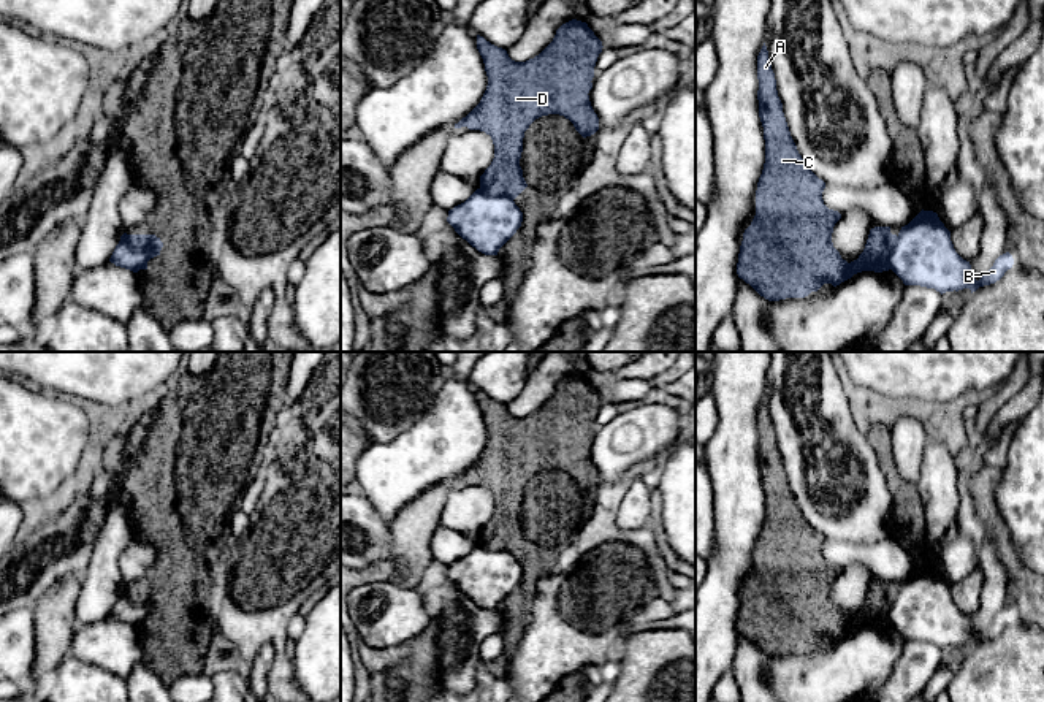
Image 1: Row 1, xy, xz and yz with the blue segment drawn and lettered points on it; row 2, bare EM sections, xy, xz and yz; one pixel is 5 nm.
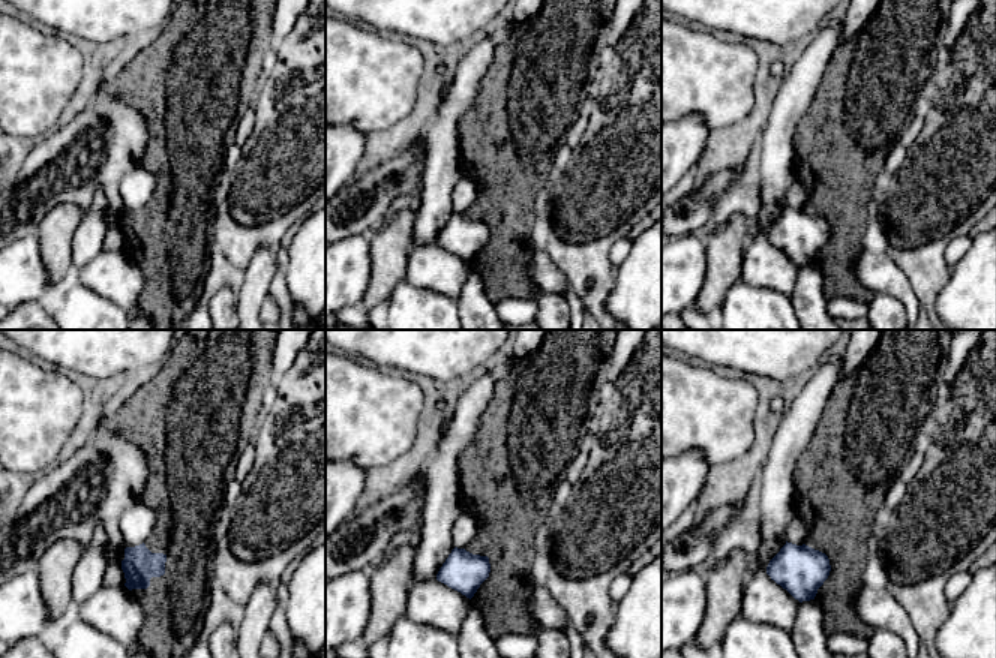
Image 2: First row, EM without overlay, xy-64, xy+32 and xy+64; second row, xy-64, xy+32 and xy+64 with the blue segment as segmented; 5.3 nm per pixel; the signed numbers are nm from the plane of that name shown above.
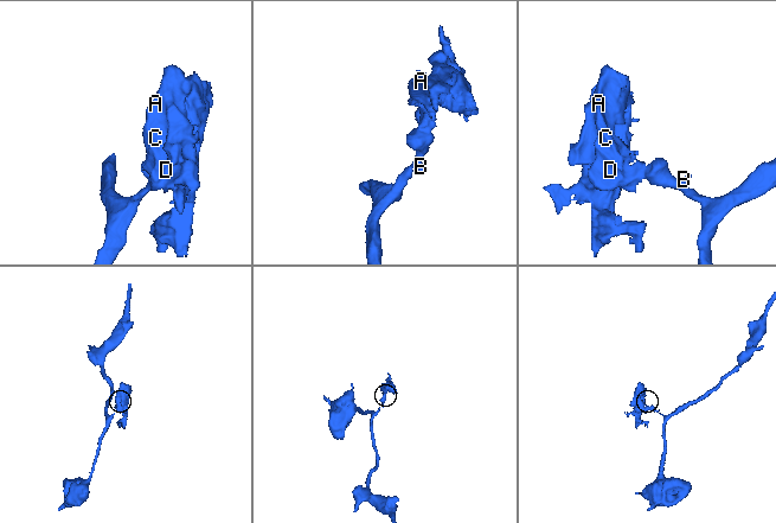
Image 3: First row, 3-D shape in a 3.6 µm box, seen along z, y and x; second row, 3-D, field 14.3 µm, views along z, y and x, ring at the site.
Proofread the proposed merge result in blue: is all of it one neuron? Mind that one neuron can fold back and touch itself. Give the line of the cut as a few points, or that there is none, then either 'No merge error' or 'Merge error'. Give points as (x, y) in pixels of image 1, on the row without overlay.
Split along xy (125, 590), (135, 599), (146, 601), (151, 612). Merge error

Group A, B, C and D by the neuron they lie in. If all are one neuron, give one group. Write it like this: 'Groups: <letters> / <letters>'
Groups: A C D / B

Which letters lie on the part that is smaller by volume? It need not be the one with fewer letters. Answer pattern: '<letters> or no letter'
A, C, D

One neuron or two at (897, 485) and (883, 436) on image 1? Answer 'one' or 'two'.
one

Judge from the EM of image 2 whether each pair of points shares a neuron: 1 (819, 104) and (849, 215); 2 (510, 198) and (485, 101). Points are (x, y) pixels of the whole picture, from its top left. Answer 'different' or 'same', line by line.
1: same
2: same

